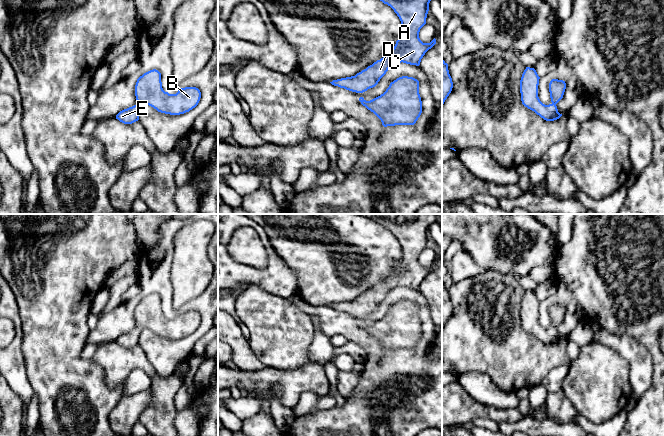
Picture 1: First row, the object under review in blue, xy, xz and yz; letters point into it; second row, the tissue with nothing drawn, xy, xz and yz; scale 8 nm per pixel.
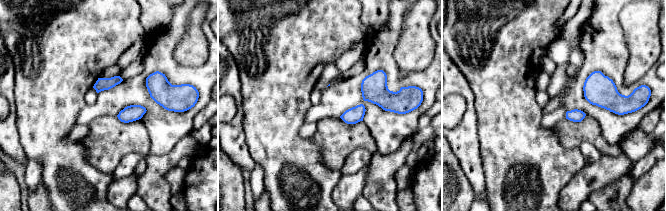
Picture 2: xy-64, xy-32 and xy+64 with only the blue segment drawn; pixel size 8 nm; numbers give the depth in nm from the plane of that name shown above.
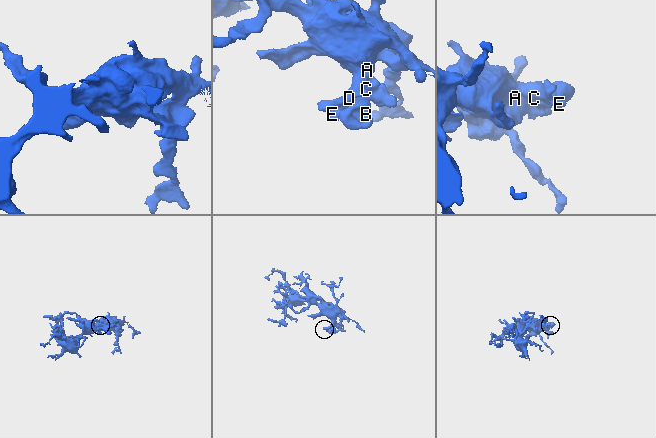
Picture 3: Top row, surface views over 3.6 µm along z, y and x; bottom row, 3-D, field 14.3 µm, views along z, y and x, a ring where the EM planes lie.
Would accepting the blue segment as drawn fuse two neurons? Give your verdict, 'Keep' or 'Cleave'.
Keep

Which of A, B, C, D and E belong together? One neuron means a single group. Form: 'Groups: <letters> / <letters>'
Groups: A B C D E

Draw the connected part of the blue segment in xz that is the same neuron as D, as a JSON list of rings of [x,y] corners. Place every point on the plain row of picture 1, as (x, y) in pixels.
[[[359,214],[368,219],[374,220],[384,228],[390,230],[401,245],[402,257],[396,265],[394,272],[383,282],[377,284],[366,293],[357,297],[355,300],[341,302],[330,306],[334,310],[346,314],[363,317],[375,311],[380,303],[386,298],[388,293],[396,287],[406,287],[419,290],[425,277],[436,268],[434,262],[430,267],[423,267],[419,262],[420,253],[426,248],[429,235],[429,227],[436,222],[436,214]]]

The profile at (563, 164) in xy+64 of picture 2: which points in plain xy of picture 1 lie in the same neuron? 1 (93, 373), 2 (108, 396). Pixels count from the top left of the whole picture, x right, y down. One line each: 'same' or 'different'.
1: same
2: same

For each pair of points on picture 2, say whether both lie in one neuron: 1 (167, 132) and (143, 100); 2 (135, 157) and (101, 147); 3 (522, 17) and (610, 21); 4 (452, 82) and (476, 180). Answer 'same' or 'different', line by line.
1: same
2: different
3: different
4: same

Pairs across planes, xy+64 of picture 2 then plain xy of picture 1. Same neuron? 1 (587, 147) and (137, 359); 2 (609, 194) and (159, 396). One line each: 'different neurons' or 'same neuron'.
1: different neurons
2: same neuron

